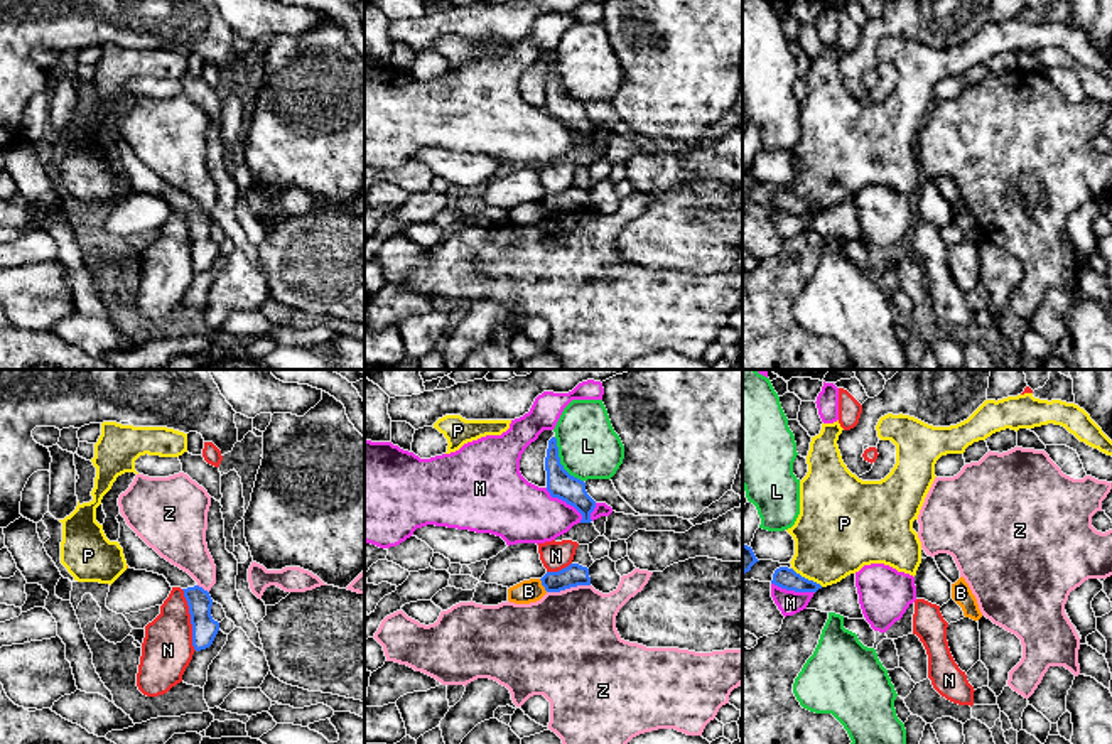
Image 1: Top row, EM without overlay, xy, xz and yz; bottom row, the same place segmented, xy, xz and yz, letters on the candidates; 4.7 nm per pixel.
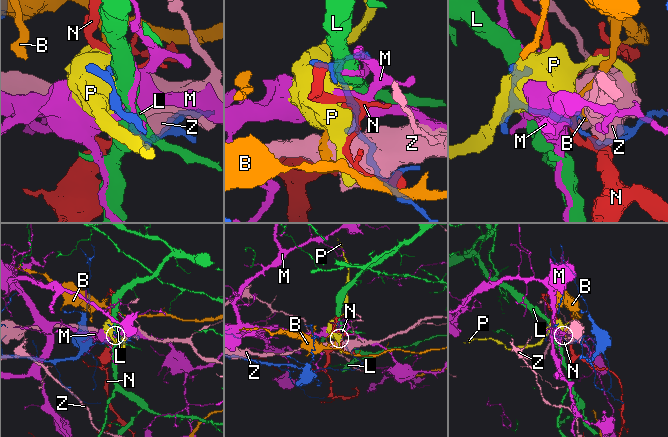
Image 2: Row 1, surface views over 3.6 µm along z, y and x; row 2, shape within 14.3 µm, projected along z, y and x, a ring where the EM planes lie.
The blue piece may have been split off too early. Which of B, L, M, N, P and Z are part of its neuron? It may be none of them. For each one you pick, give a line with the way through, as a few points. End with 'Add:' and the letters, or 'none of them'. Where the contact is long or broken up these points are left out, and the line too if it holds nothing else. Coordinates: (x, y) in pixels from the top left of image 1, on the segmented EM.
Add: none of them

